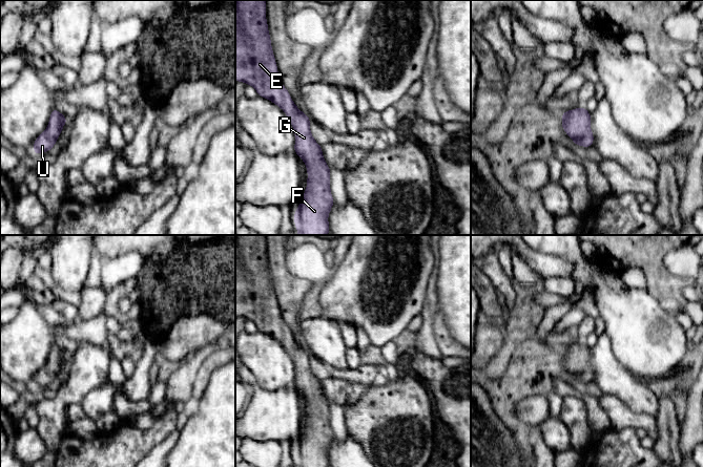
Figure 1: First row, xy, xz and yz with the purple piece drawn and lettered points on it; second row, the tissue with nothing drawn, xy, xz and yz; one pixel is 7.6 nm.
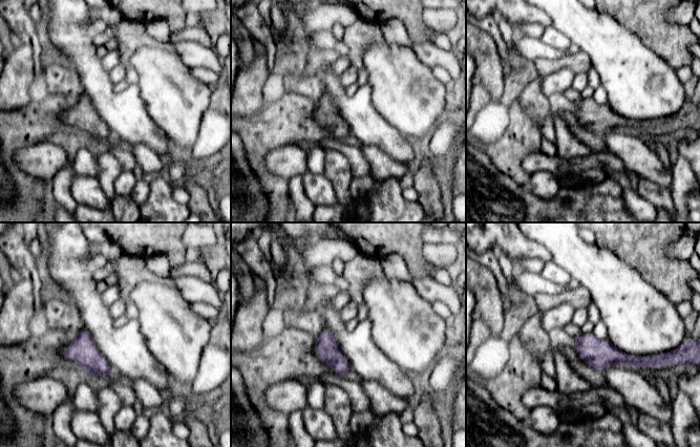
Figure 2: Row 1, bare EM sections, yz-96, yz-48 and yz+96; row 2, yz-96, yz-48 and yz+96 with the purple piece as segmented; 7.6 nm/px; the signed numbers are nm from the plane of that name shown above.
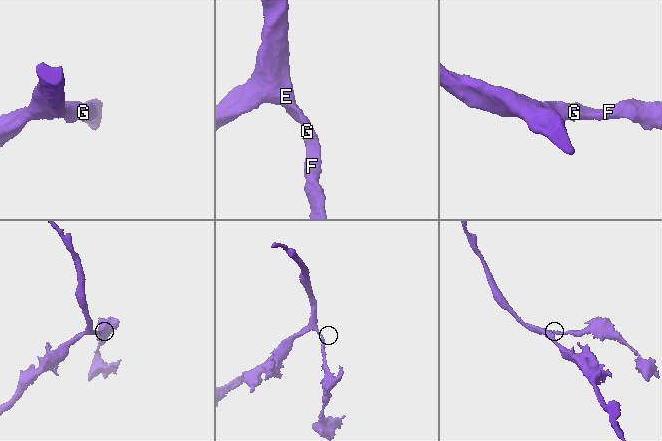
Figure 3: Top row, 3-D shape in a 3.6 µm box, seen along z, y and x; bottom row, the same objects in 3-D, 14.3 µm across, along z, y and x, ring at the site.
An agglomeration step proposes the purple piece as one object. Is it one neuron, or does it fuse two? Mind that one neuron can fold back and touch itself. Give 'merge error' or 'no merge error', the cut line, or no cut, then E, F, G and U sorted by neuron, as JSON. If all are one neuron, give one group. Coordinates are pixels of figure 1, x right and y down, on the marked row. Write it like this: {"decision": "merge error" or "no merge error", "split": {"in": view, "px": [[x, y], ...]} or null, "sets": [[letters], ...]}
{"decision": "no merge error", "split": null, "sets": [["E", "F", "G", "U"]]}

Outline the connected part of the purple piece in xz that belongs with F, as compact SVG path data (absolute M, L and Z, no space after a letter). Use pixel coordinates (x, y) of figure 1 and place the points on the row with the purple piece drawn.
M235 0L235 81L253 86L257 95L273 102L287 114L295 133L293 151L305 162L308 172L307 189L294 213L294 225L298 235L327 235L330 232L328 215L334 205L330 191L330 167L324 160L322 146L310 132L309 116L296 107L289 91L280 82L266 21L266 0Z

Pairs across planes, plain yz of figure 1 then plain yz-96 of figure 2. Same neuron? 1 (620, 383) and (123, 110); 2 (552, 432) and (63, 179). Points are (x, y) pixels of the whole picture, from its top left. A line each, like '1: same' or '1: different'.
1: same
2: different

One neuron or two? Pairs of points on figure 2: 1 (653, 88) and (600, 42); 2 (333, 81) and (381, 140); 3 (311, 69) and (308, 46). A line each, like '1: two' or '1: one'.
1: one
2: one
3: two

